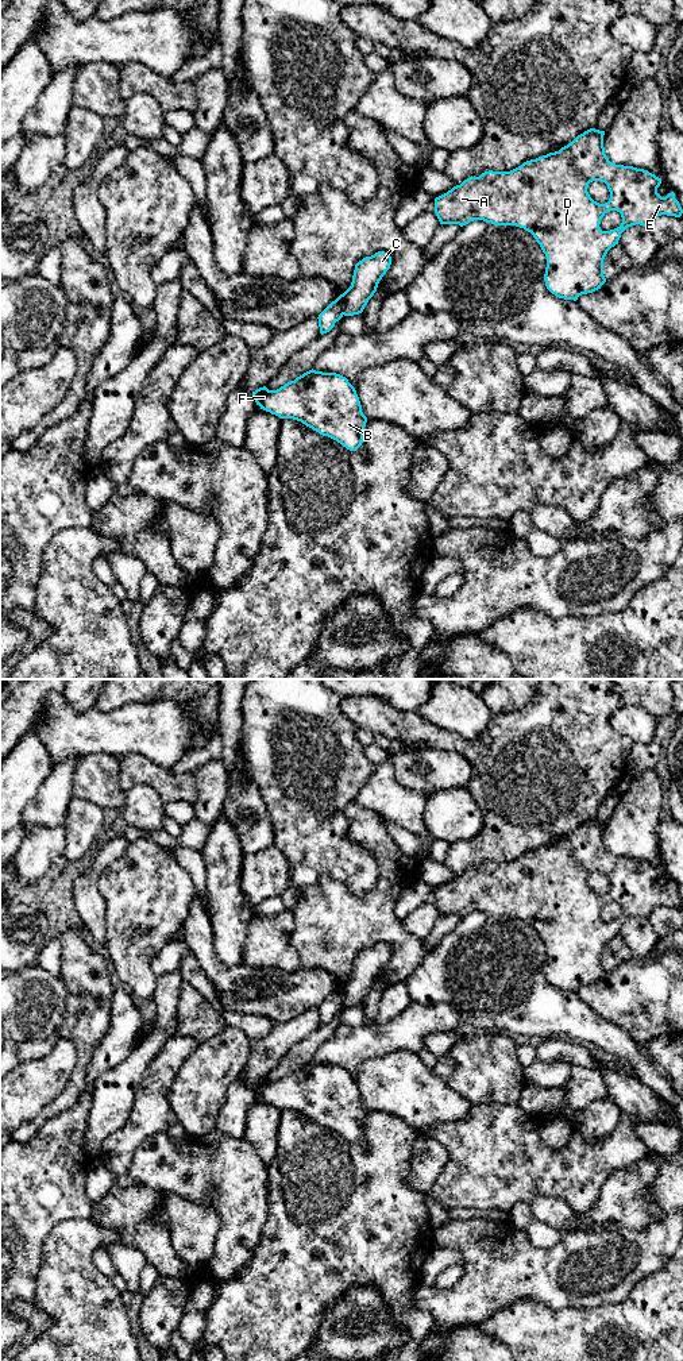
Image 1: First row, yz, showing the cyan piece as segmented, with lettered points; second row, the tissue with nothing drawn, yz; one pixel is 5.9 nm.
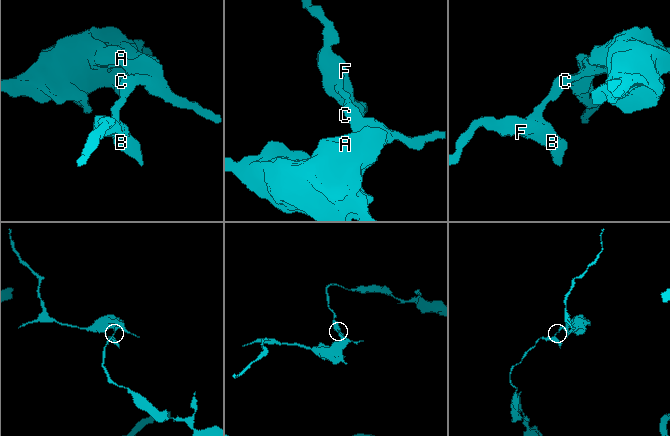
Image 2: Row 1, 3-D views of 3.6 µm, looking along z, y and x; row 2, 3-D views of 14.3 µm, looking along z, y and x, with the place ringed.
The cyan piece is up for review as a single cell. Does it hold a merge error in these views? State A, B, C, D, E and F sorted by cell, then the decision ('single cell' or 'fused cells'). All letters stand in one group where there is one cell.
A C D E / B F; fused cells

